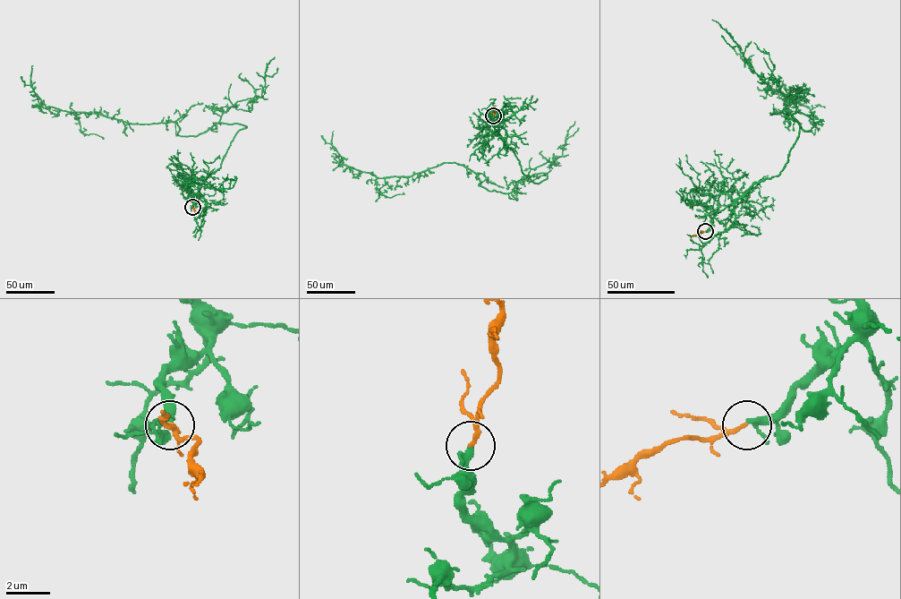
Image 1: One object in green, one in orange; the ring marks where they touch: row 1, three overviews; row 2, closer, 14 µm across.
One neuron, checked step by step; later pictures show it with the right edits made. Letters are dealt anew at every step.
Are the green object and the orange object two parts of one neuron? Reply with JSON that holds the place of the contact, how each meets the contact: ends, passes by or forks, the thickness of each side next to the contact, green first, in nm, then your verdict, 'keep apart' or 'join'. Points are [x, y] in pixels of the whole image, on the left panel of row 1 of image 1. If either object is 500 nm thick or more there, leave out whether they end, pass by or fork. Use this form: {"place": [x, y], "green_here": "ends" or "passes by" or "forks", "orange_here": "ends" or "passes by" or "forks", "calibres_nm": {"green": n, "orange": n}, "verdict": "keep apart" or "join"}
{"place": [192, 207], "green_here": "passes by", "orange_here": "ends", "calibres_nm": {"green": 240, "orange": 200}, "verdict": "join"}

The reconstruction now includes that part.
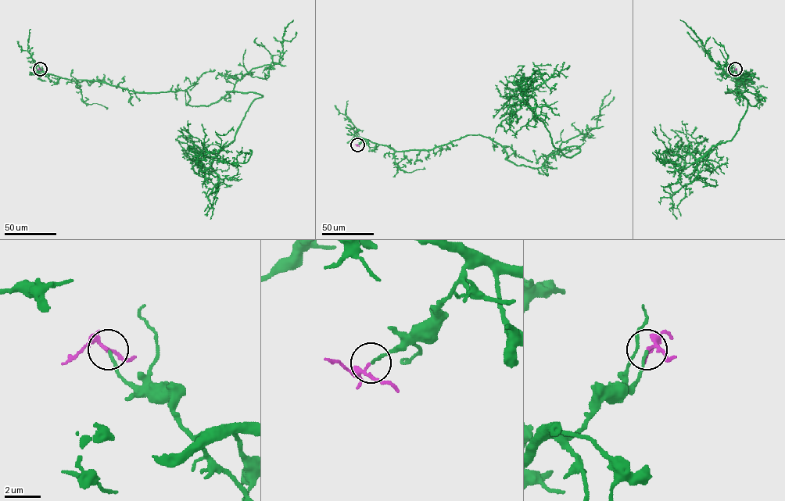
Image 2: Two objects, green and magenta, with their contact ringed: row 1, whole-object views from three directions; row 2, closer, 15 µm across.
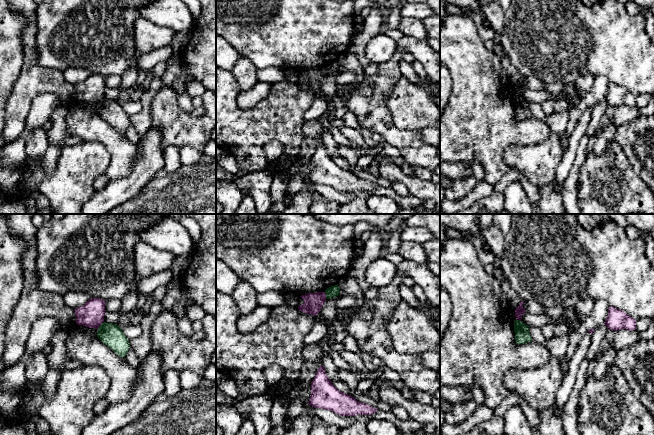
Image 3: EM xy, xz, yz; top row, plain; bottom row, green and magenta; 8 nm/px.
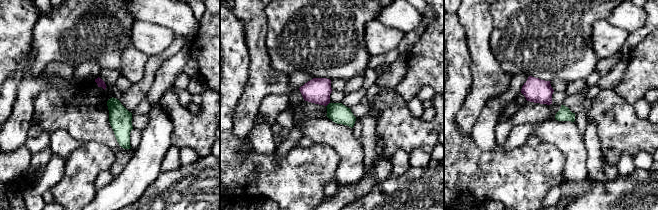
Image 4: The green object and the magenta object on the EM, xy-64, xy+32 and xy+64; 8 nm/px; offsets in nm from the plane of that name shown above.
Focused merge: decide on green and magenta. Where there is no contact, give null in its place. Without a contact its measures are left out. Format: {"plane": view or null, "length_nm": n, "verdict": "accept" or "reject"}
{"plane": "xy", "length_nm": 80, "verdict": "reject"}

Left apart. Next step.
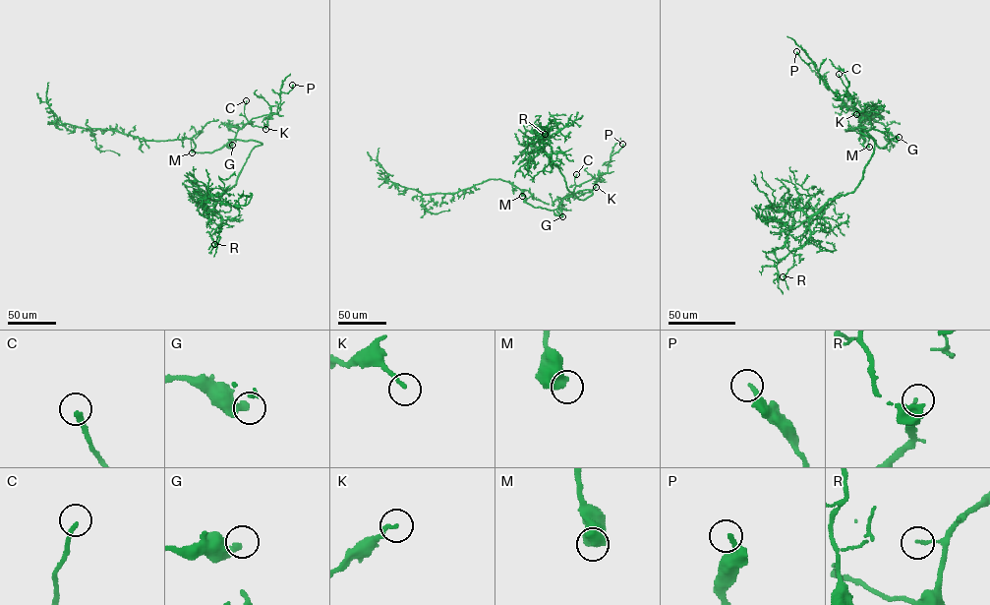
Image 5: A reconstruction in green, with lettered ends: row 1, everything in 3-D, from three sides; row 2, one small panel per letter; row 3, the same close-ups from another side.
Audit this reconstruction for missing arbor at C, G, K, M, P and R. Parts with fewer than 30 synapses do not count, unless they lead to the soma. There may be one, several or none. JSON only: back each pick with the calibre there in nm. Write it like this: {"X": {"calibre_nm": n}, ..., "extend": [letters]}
{"C": {"calibre_nm": 220}, "extend": ["C"]}

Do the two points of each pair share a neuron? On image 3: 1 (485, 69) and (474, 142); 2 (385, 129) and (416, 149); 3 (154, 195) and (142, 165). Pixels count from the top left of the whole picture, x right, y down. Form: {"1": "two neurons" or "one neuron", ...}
{"1": "one neuron", "2": "one neuron", "3": "two neurons"}

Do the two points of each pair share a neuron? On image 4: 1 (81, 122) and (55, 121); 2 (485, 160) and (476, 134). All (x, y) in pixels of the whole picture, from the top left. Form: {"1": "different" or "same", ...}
{"1": "same", "2": "different"}

